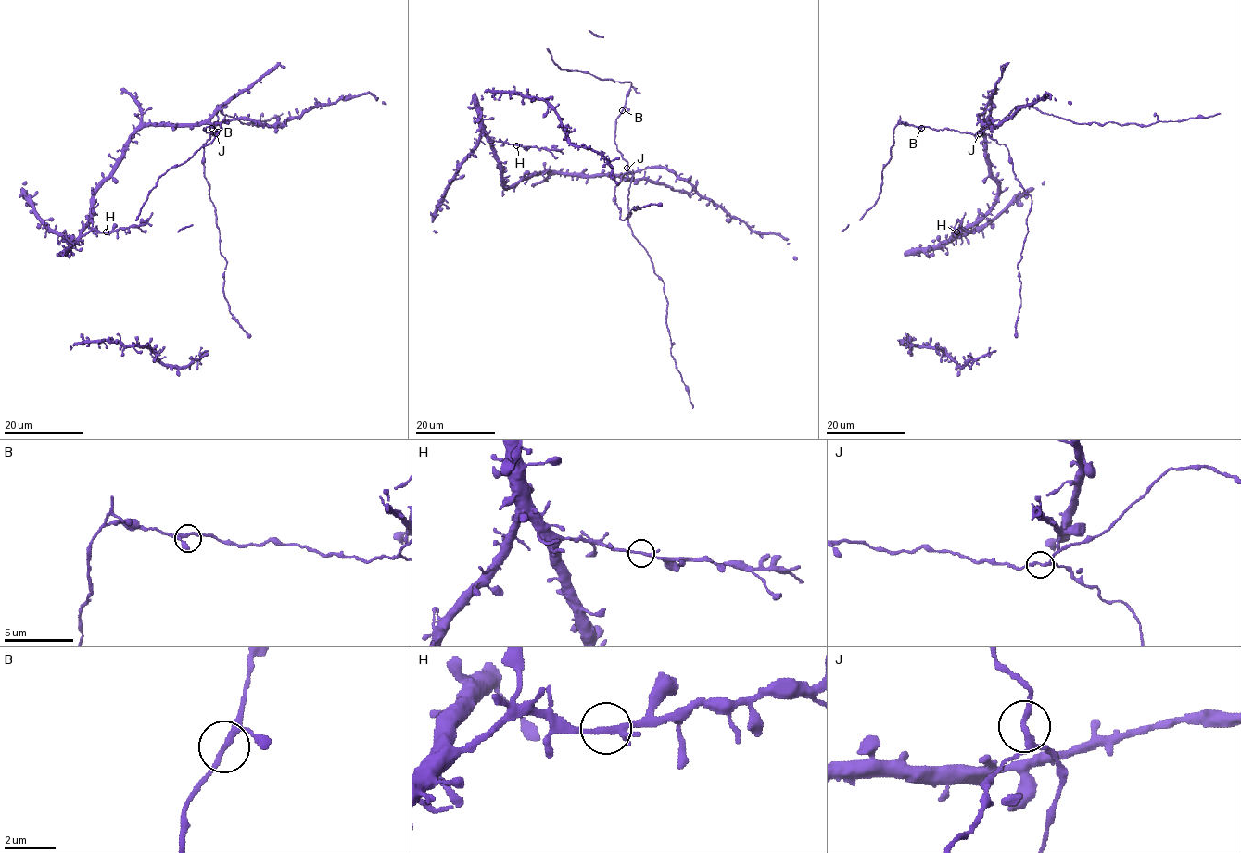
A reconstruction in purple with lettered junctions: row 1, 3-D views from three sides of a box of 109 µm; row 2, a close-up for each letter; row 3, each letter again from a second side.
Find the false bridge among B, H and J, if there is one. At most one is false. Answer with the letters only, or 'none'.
none

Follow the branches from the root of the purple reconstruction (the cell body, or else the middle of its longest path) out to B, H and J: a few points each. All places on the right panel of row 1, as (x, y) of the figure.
B: (1012, 160), (1008, 149), (986, 133), (921, 128)
H: (1012, 160), (1002, 144), (983, 132), (993, 126), (986, 123), (984, 157), (997, 185), (995, 203), (956, 232)
J: (1012, 160), (1002, 144), (986, 133), (980, 133)

